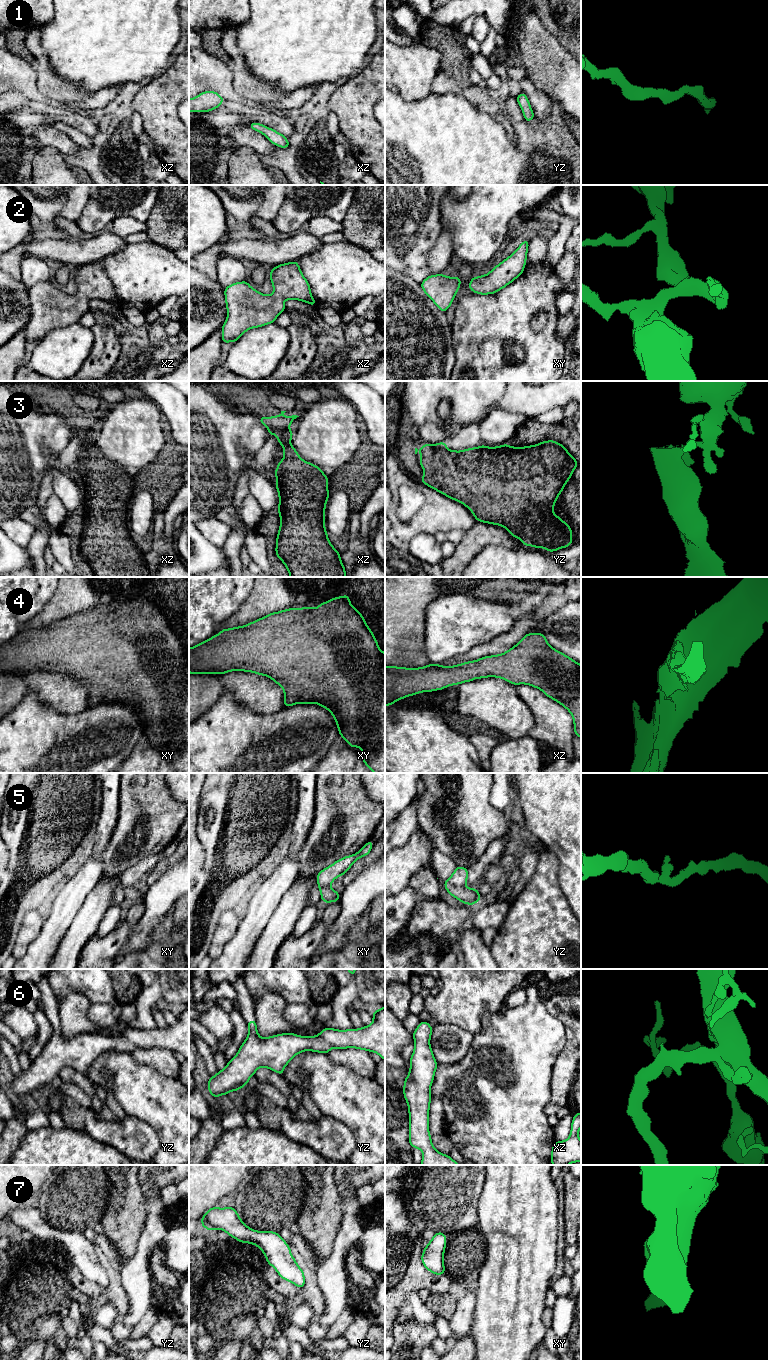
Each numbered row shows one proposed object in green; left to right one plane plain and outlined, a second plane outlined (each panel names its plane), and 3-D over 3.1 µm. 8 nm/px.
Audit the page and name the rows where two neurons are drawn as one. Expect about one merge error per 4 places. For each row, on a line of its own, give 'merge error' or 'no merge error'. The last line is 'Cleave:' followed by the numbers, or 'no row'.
1: no merge error
2: no merge error
3: merge error
4: no merge error
5: no merge error
6: no merge error
7: no merge error
Cleave: 3

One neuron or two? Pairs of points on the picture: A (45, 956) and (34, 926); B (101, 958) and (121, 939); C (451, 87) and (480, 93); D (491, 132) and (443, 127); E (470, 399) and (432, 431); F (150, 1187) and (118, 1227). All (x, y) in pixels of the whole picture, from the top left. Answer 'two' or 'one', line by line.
A: two
B: one
C: one
D: one
E: two
F: two

